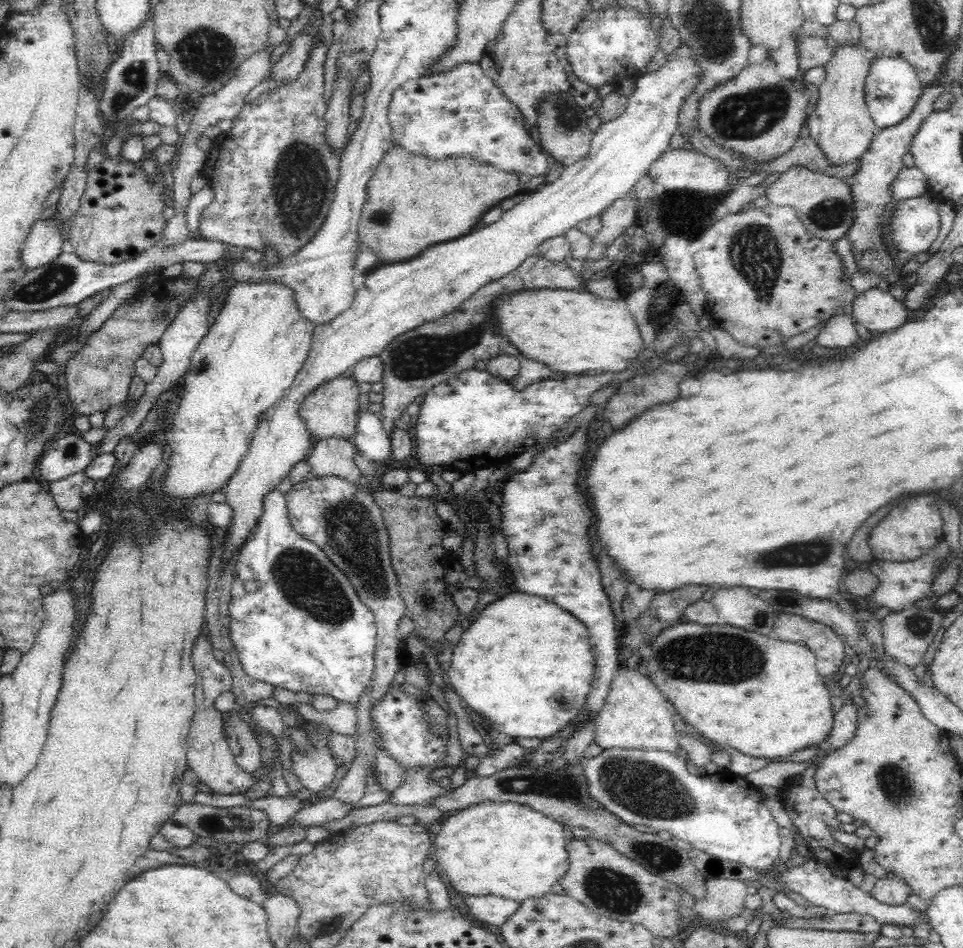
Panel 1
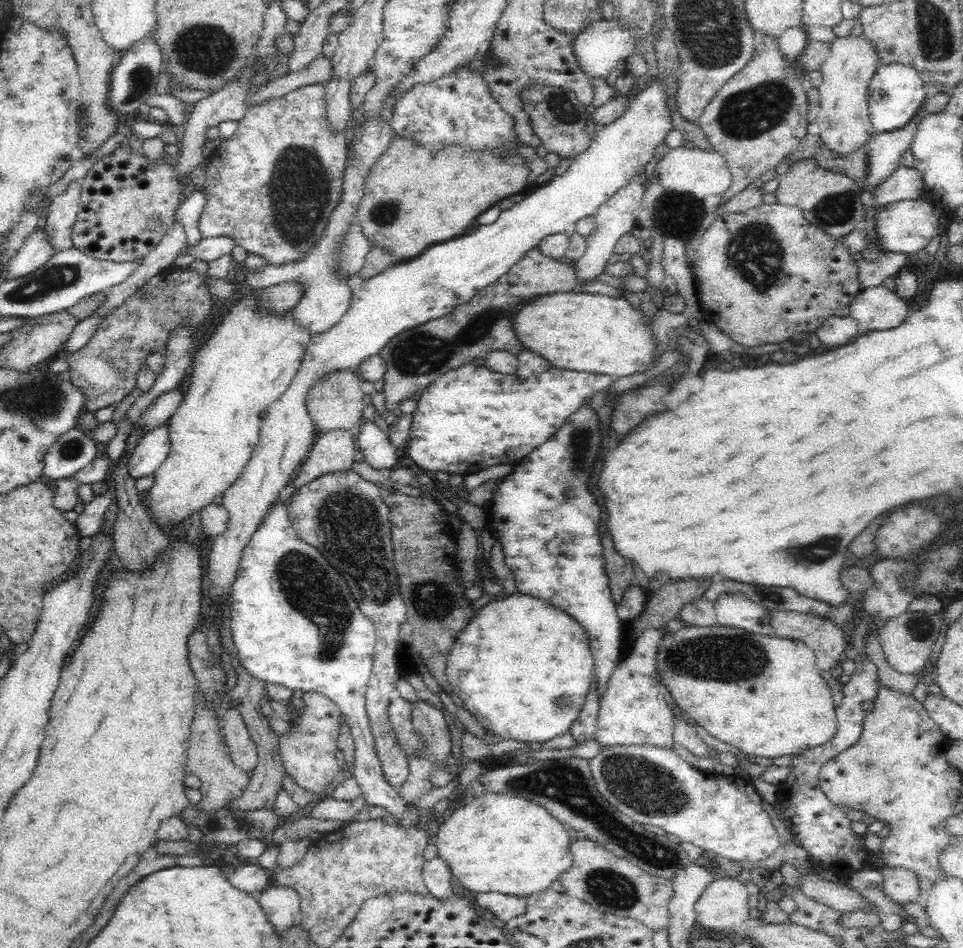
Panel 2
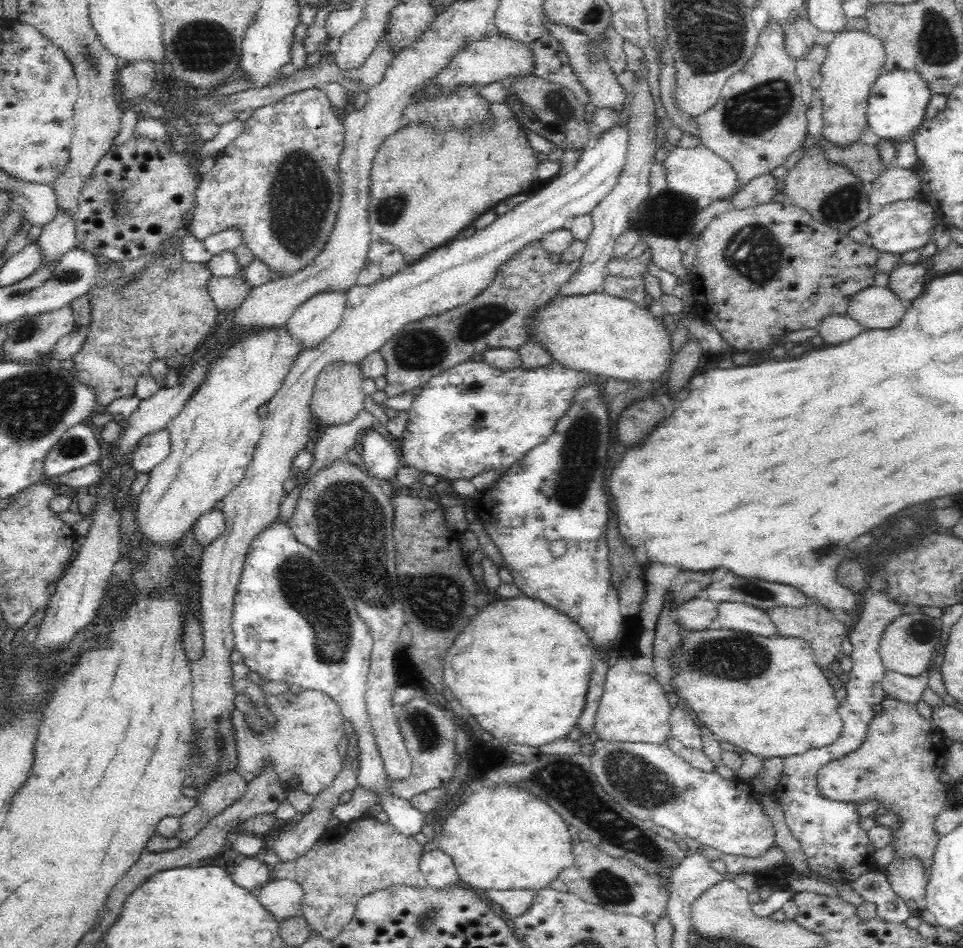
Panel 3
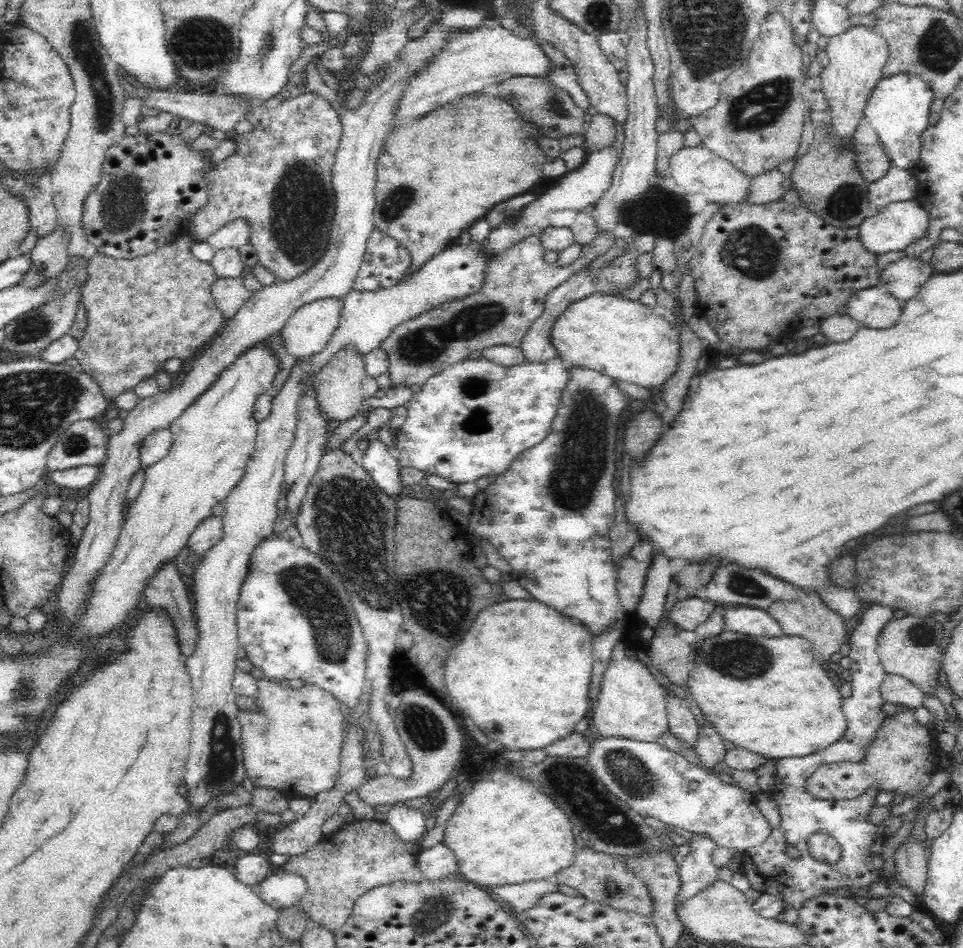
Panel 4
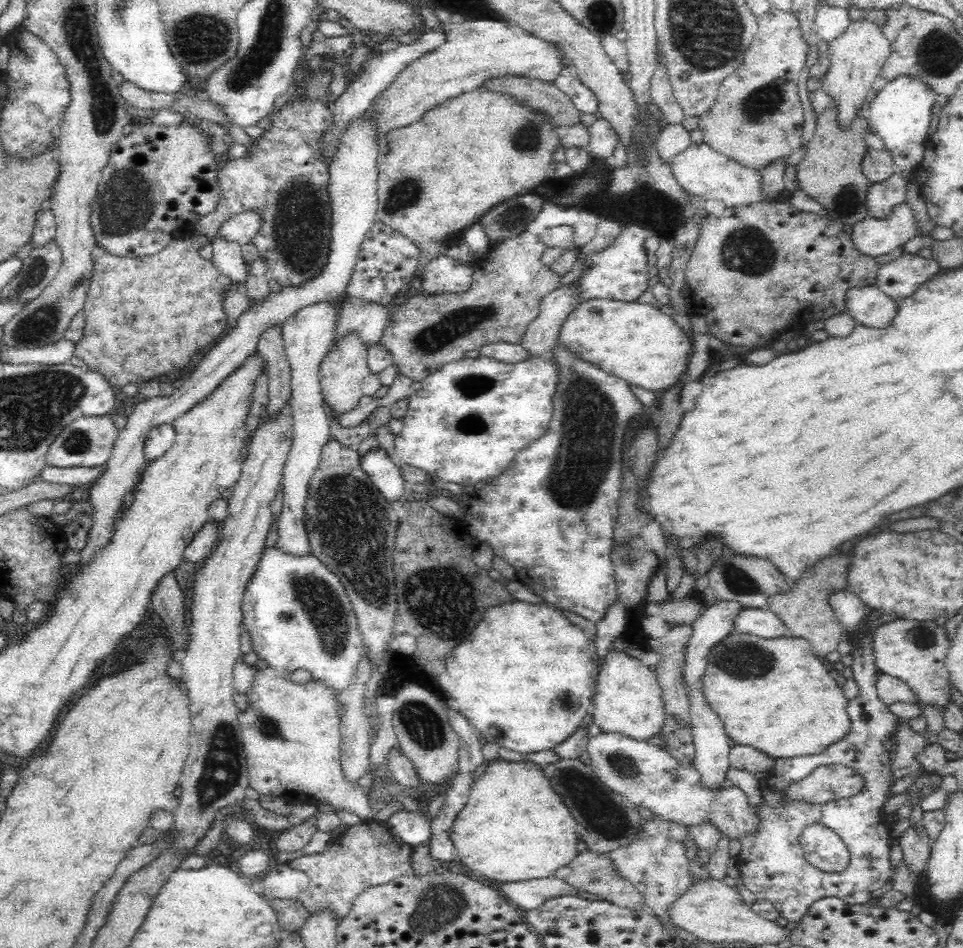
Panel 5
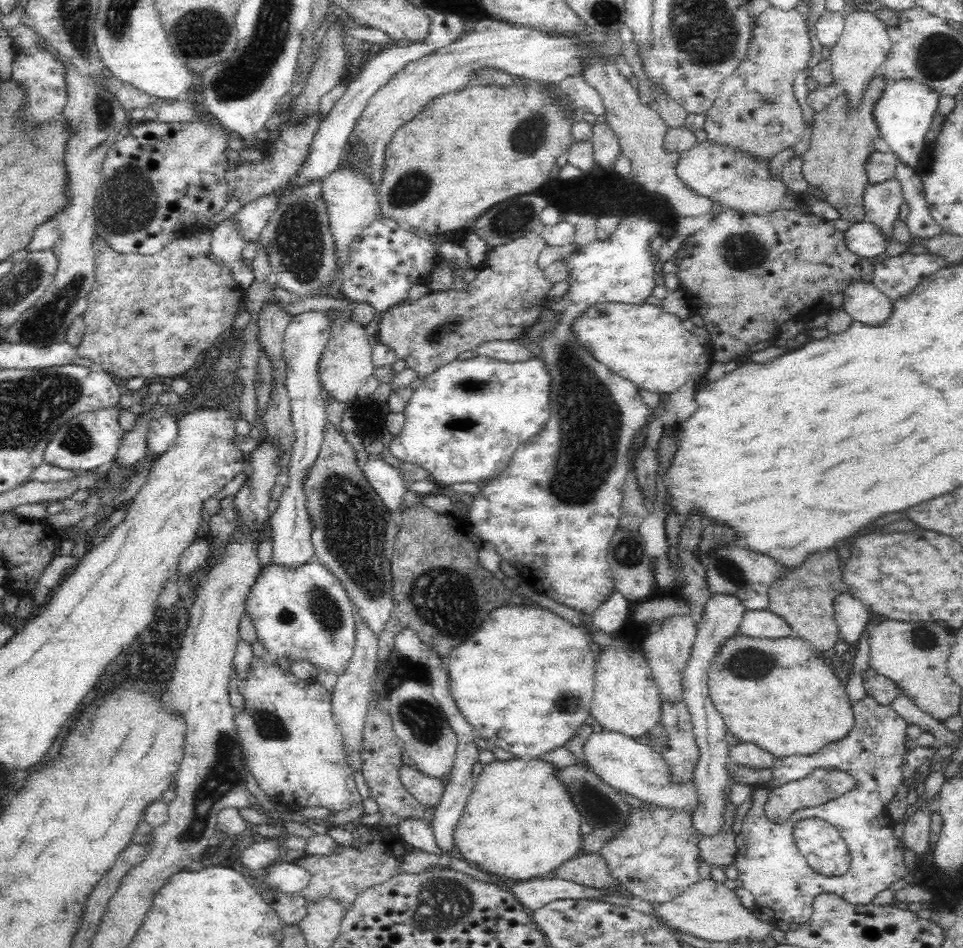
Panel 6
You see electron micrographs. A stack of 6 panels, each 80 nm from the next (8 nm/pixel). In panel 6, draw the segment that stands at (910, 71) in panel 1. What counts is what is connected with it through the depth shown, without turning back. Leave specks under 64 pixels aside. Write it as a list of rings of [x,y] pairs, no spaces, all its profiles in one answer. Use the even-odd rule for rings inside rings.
[[[904,79],[888,84],[884,94],[876,102],[874,116],[881,138],[887,142],[897,159],[914,168],[925,150],[924,139],[936,114],[938,100],[939,93],[934,89],[914,80]]]

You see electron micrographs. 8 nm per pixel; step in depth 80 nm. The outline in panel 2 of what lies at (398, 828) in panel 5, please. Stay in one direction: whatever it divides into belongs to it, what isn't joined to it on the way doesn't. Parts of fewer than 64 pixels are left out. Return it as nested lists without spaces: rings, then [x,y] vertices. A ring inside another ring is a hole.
[[[276,500],[263,524],[252,535],[240,558],[238,577],[232,584],[229,629],[237,660],[249,674],[265,684],[283,685],[298,694],[318,692],[336,703],[354,740],[354,781],[366,796],[366,804],[382,807],[404,830],[418,829],[422,812],[412,810],[398,788],[386,781],[370,730],[366,690],[372,674],[375,650],[374,625],[362,614],[356,599],[340,573],[316,550],[297,535],[289,521],[288,508]]]

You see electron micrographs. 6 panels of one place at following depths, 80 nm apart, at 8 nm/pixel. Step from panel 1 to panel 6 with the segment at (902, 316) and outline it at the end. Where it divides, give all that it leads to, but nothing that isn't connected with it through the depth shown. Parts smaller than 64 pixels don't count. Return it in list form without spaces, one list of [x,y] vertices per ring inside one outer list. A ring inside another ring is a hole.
[[[854,281],[844,289],[842,310],[854,321],[881,325],[892,314],[893,301],[873,281]]]

